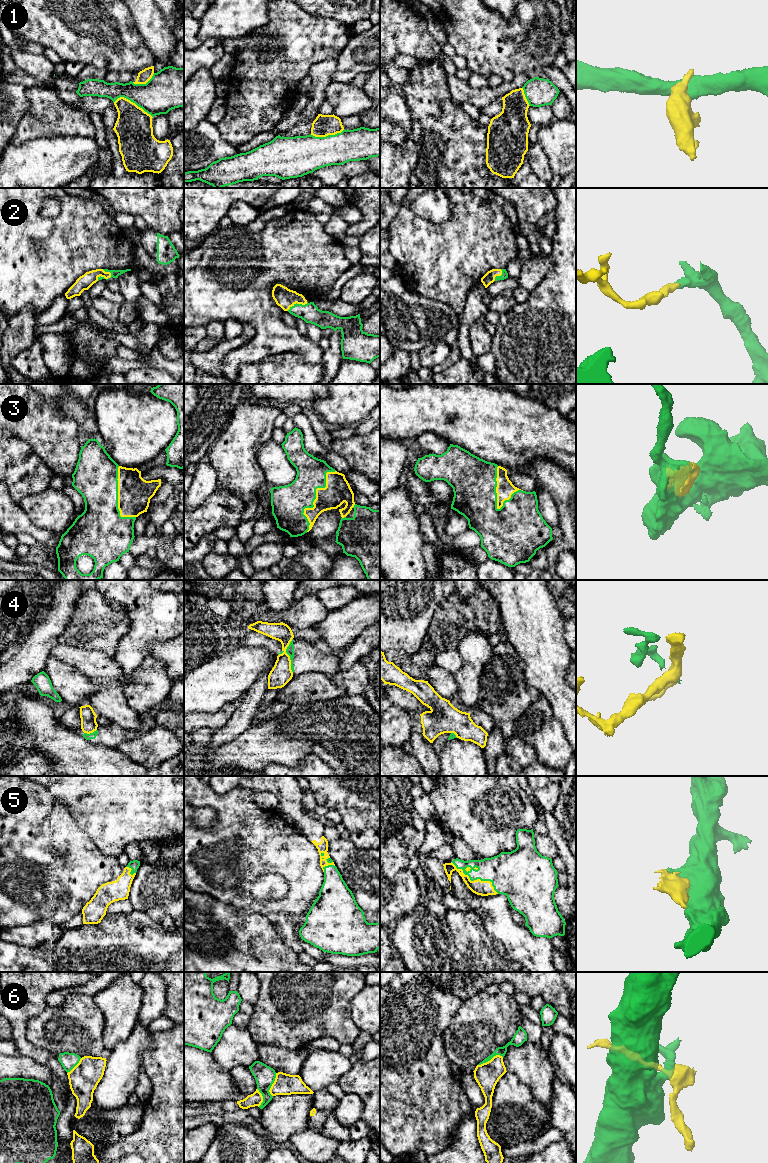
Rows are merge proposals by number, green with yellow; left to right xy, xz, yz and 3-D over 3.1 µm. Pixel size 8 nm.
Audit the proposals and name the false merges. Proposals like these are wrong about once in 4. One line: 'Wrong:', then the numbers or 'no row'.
Wrong: 1, 4, 6

